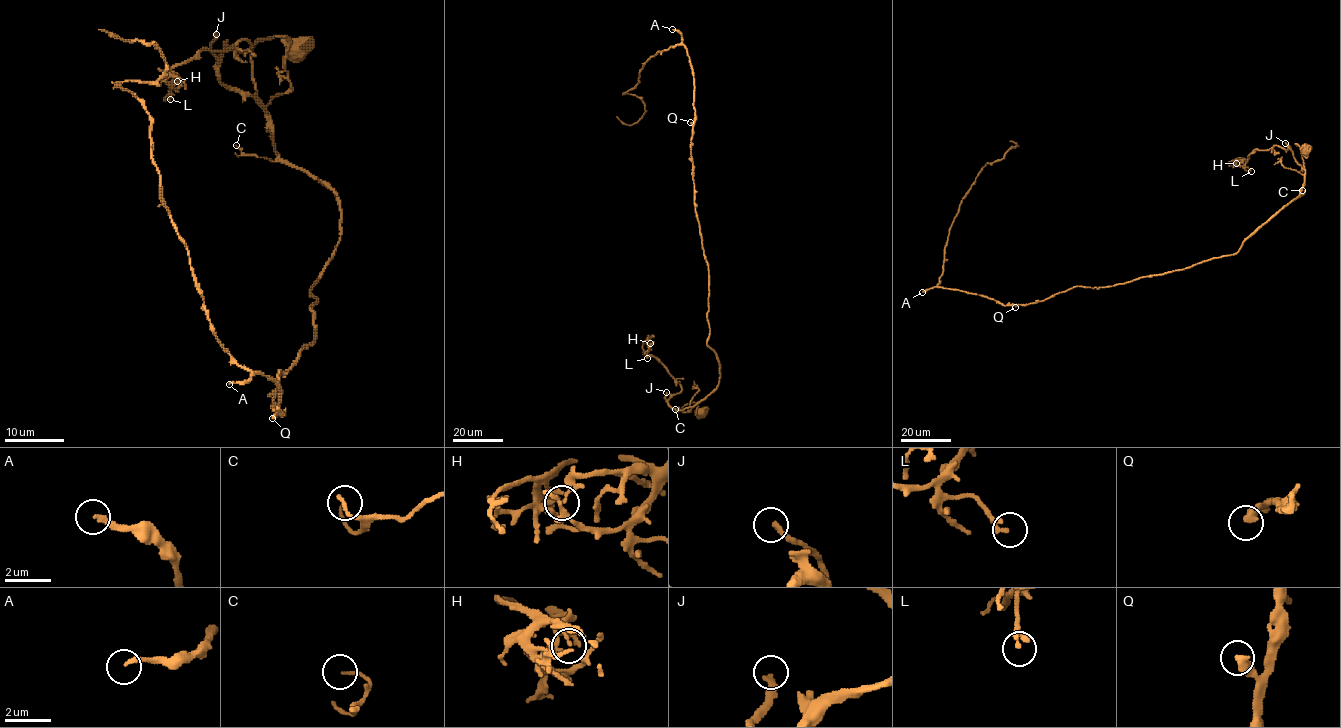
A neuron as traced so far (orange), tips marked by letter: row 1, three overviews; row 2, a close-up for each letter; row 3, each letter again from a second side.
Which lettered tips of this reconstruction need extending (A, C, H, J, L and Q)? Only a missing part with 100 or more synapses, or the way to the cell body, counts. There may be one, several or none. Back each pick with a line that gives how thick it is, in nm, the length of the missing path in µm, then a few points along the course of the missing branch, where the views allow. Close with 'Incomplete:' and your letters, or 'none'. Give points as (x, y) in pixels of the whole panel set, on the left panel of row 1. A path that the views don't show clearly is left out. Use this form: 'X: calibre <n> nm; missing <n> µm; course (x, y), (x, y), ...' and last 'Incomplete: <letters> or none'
A: calibre 200 nm; missing 130 µm
Incomplete: A

